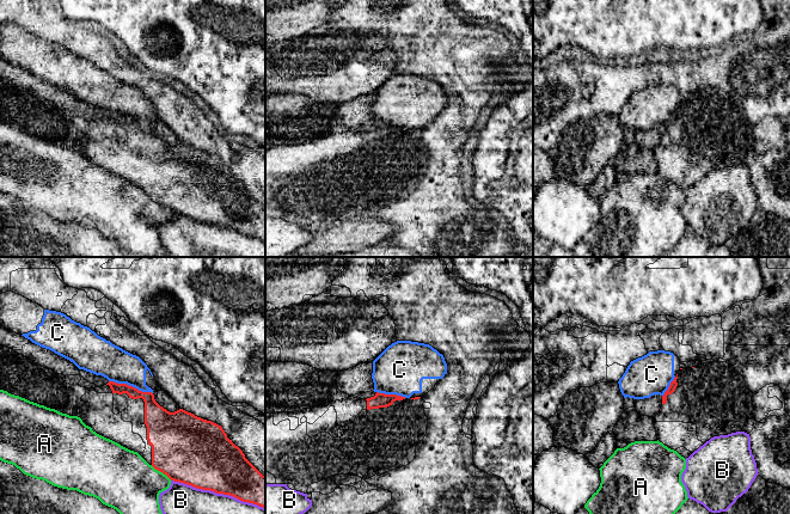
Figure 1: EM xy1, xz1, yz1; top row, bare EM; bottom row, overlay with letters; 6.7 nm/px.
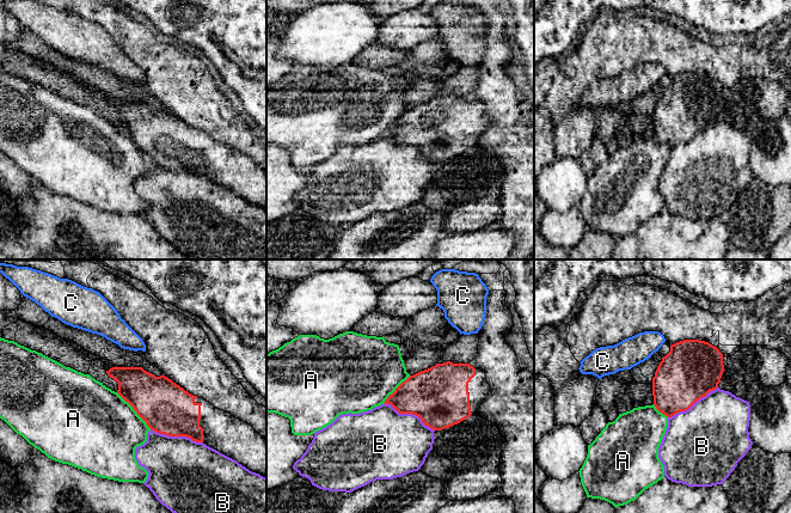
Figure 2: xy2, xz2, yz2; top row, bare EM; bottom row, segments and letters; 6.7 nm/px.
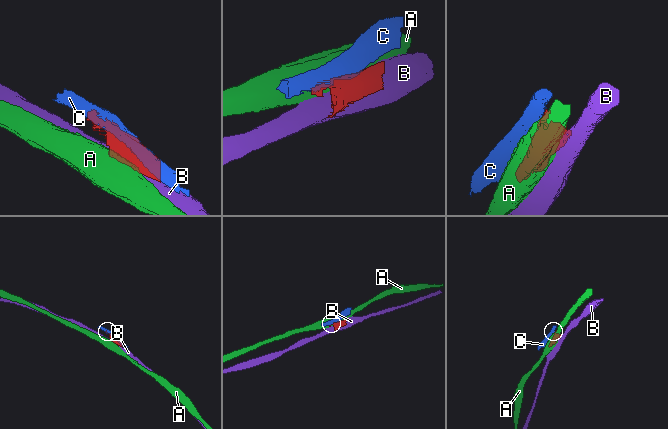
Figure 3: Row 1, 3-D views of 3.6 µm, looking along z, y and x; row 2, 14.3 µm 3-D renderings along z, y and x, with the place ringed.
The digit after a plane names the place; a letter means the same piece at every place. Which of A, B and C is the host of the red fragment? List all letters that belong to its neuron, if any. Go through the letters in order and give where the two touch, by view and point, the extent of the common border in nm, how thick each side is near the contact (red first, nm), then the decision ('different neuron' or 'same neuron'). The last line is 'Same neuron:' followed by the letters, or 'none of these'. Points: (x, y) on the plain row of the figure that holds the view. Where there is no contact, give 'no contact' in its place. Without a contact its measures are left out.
A: contact xy2 (134, 141); length 340 nm; calibres 340 and 480 nm; different neuron
B: contact xy1 (218, 225); length 650 nm; calibres 420 and 460 nm; different neuron
C: contact xy1 (130, 118); length 300 nm; calibres 140 and 220 nm; different neuron
Same neuron: none of these

